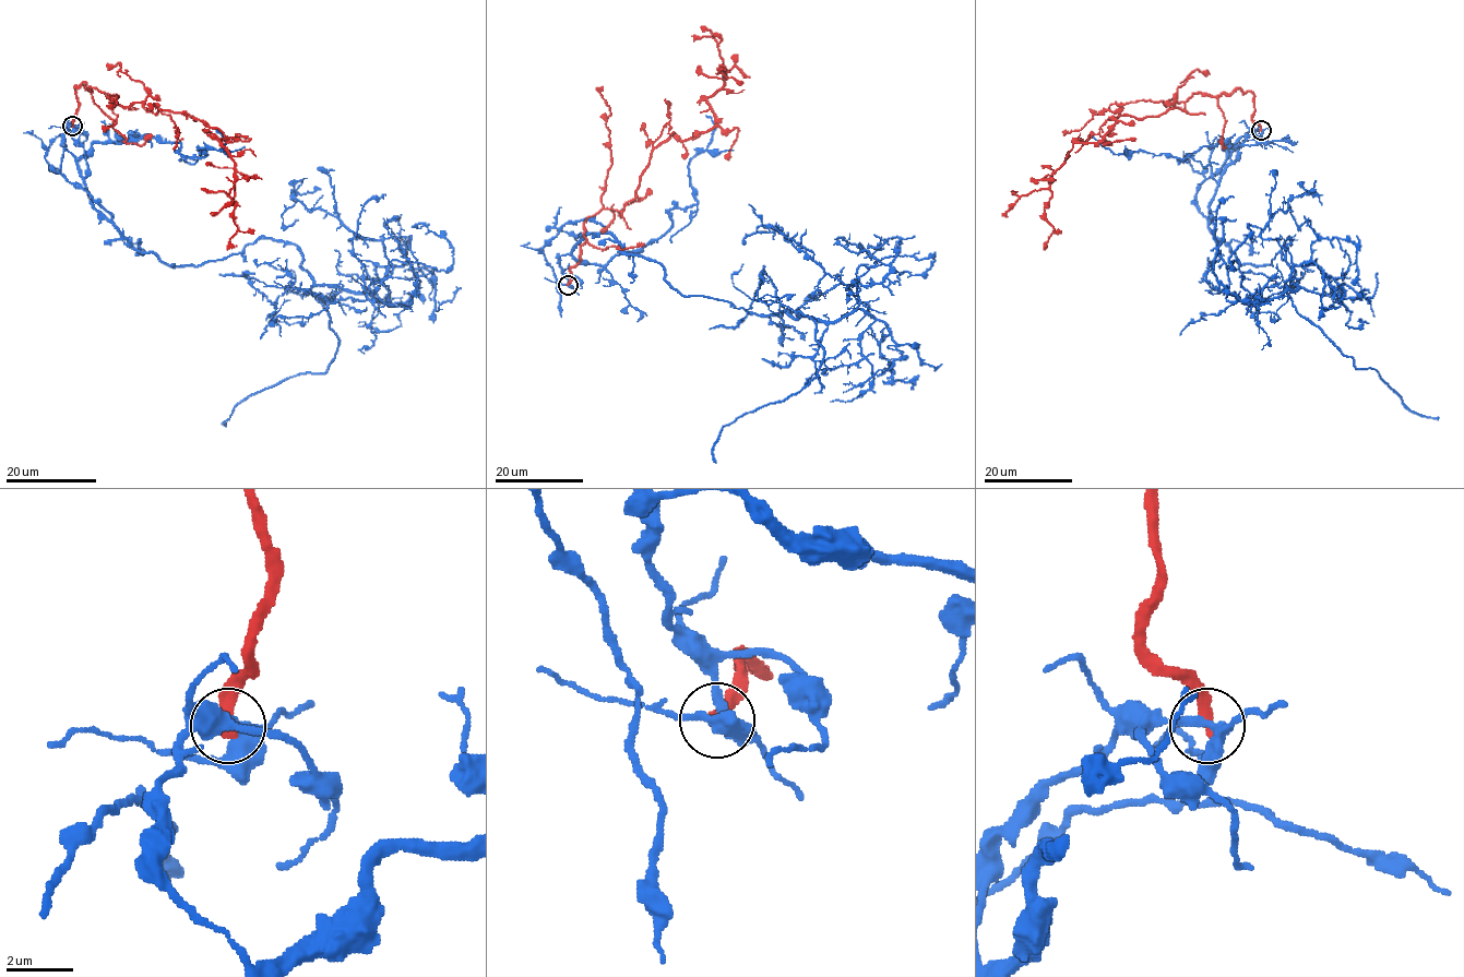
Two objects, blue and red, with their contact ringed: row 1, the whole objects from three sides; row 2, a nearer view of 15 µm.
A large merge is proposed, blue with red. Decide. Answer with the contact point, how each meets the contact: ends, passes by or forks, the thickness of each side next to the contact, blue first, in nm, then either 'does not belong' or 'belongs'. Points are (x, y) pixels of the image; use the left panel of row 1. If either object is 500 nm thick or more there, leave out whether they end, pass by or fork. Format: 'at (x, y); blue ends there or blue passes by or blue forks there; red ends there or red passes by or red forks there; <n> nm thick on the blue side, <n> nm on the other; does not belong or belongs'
at (72, 126); blue forks there; red ends there; 320 nm thick on the blue side, 360 nm on the other; does not belong

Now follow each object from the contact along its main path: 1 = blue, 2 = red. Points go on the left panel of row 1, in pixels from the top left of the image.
1: (73, 126), (93, 205), (173, 265), (290, 241), (316, 284), (407, 304), (353, 248), (385, 195)
2: (72, 126), (84, 82), (116, 104), (218, 128), (234, 162), (236, 246)

